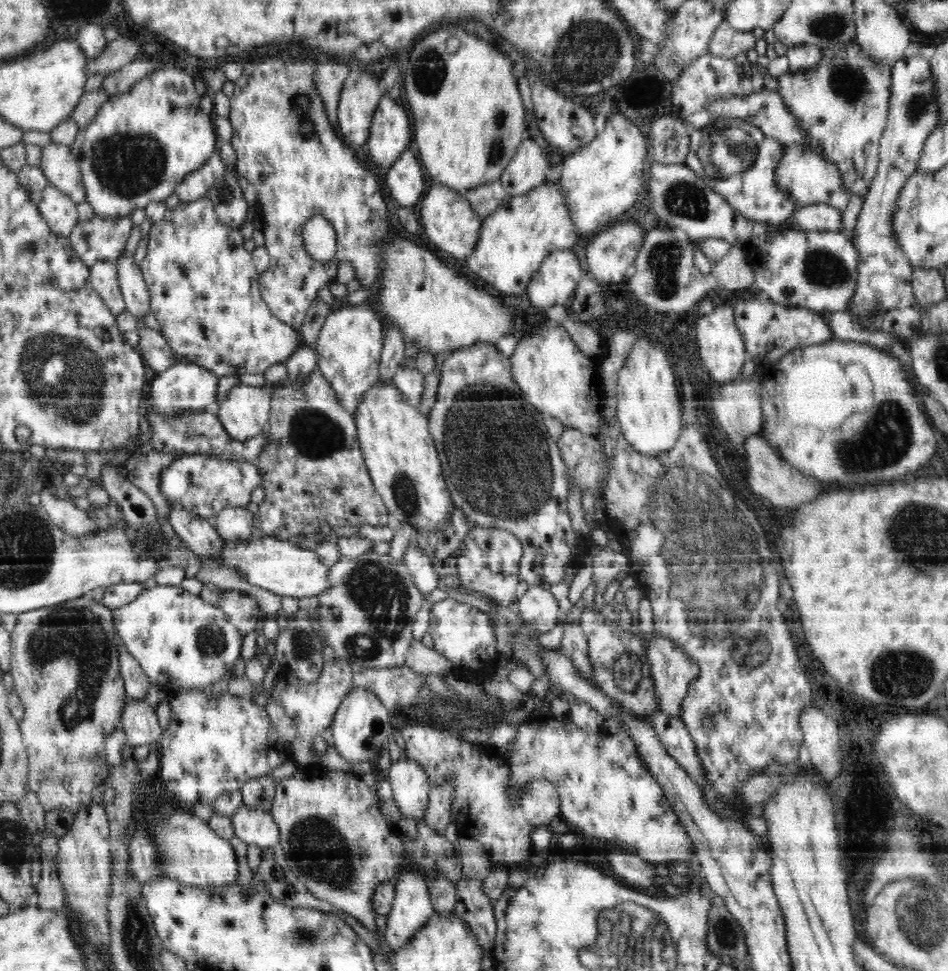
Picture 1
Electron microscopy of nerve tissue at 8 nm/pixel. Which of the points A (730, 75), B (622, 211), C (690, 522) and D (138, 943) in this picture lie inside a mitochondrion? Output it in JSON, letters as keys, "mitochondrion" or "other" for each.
{"A":"other","B":"other","C":"mitochondrion","D":"mitochondrion"}

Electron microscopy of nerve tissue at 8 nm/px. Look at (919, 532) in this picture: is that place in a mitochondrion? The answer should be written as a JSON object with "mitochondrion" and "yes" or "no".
{"mitochondrion":"yes"}

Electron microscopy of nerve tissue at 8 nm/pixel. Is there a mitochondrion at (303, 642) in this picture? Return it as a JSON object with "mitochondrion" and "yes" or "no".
{"mitochondrion":"yes"}

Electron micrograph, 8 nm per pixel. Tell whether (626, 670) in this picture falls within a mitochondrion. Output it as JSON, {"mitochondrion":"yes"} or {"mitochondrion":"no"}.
{"mitochondrion":"yes"}

